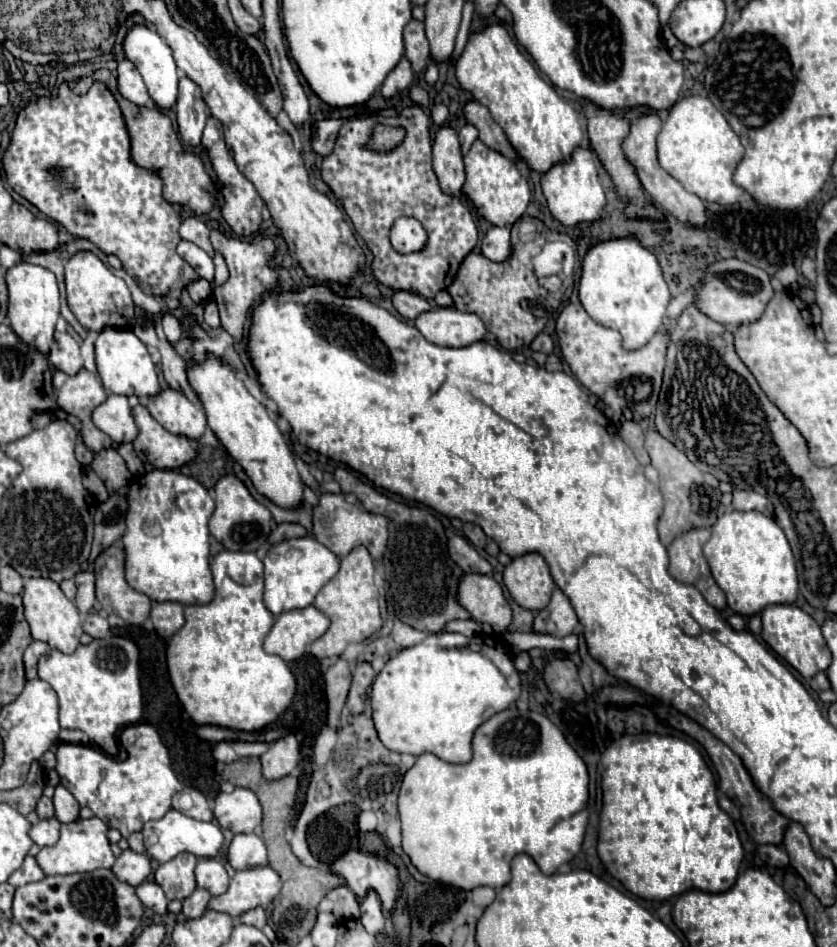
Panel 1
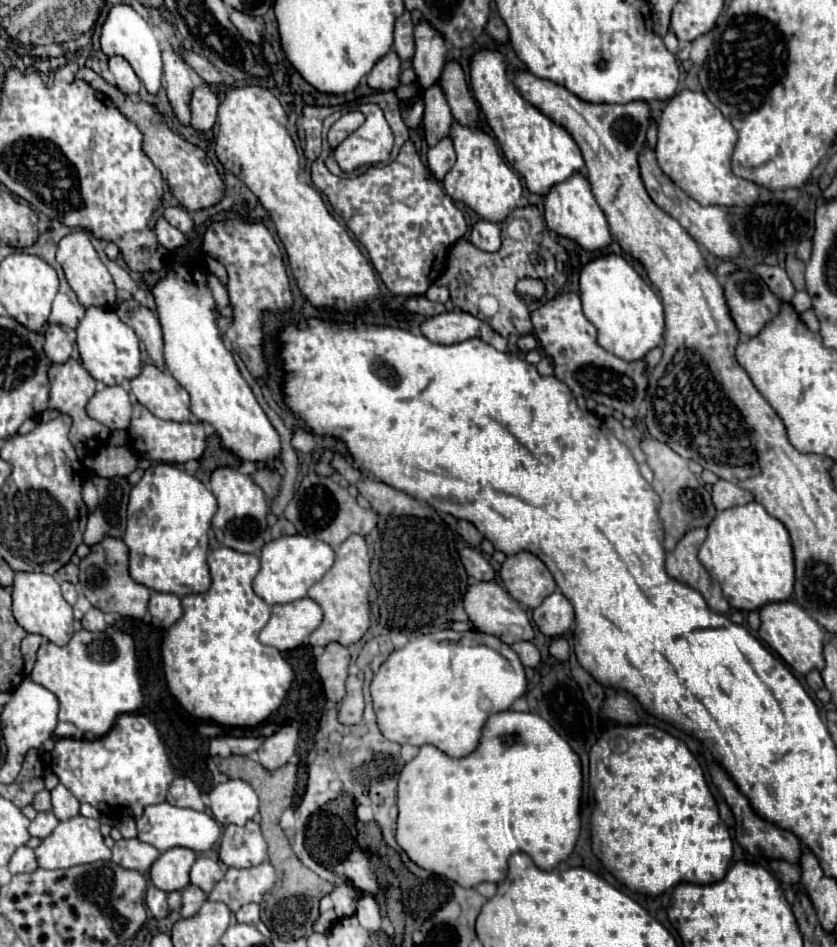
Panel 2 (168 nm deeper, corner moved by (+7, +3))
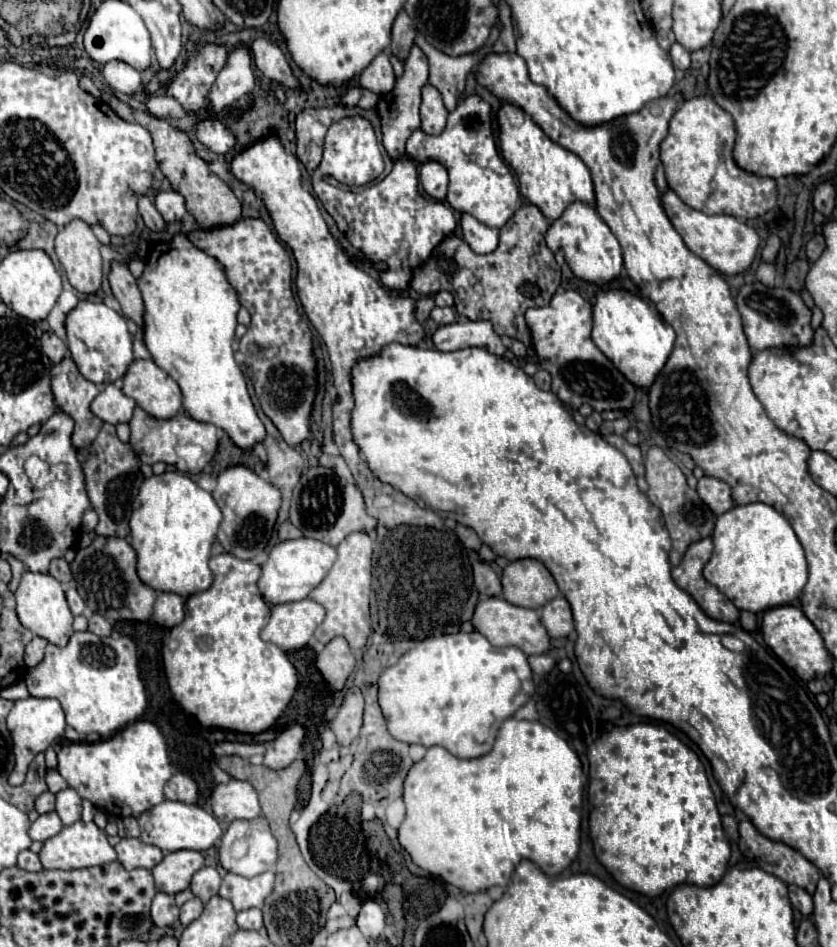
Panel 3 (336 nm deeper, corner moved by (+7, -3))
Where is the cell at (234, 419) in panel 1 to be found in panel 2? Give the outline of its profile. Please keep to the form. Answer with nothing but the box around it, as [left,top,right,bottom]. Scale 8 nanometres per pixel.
[154,267,280,463]

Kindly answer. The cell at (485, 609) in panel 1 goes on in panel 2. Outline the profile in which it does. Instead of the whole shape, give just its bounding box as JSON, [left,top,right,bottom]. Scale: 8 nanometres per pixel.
[464,581,534,643]

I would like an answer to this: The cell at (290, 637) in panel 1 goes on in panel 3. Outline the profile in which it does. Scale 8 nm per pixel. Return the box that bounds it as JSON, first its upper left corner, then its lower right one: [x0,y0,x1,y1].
[262,599,324,651]

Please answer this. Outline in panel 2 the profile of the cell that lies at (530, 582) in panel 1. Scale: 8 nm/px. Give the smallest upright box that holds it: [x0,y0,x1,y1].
[500,551,556,609]

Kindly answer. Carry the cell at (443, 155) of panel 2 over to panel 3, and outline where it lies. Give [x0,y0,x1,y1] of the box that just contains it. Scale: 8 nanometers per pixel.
[420,161,448,201]

